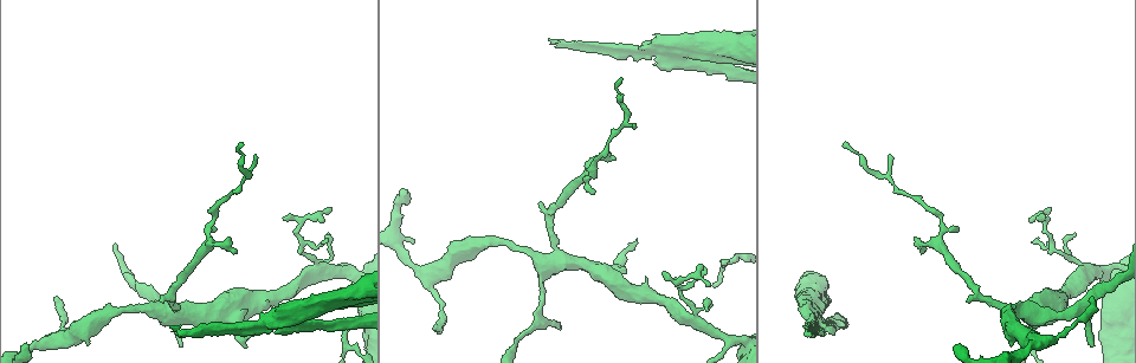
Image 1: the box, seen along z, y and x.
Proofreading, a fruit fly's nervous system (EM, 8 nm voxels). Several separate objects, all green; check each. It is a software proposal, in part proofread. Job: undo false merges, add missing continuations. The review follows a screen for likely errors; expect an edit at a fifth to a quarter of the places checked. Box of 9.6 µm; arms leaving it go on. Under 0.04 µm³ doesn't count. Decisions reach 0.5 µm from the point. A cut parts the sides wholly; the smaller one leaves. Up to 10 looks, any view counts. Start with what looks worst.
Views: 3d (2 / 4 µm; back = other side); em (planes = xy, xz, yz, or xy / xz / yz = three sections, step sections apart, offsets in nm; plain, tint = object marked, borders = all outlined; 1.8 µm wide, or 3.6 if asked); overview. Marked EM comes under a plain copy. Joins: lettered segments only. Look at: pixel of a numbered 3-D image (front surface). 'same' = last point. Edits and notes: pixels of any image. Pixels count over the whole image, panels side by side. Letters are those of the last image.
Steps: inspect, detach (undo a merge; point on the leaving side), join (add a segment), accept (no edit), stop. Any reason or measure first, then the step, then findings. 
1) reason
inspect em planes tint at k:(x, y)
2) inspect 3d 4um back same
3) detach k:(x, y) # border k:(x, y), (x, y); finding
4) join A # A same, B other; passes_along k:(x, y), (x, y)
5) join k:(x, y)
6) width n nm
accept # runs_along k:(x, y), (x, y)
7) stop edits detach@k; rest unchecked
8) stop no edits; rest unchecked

inspect em planes tint at 1:(1027, 313)

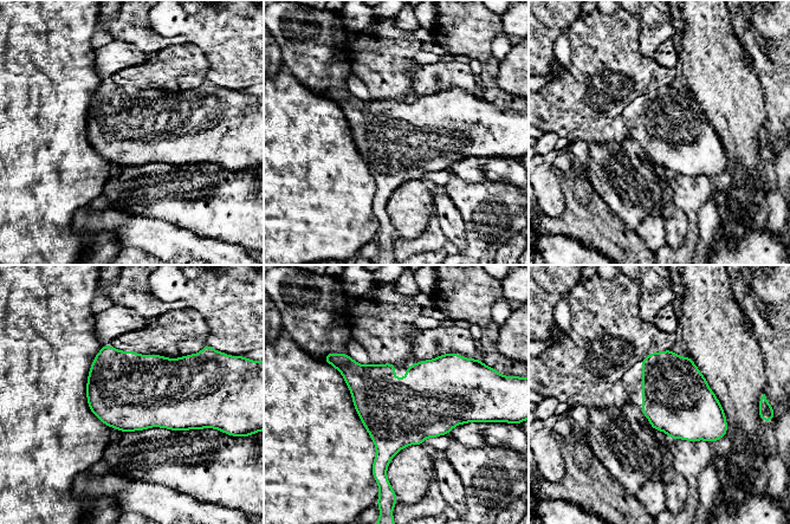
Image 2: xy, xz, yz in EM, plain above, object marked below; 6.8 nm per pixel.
see the neighbours
inspect em planes borders same

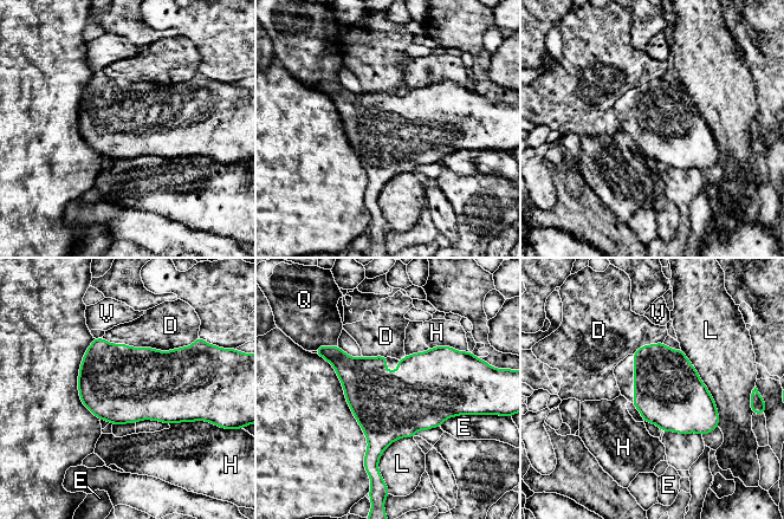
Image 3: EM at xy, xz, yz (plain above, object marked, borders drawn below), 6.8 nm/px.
accept # D other, E other, H other, L other, Q other, V other; border 3:(429, 348), (452, 346), (460, 351); one neuron here

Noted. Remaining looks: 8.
thin end
inspect em planes borders at 1:(637, 239)

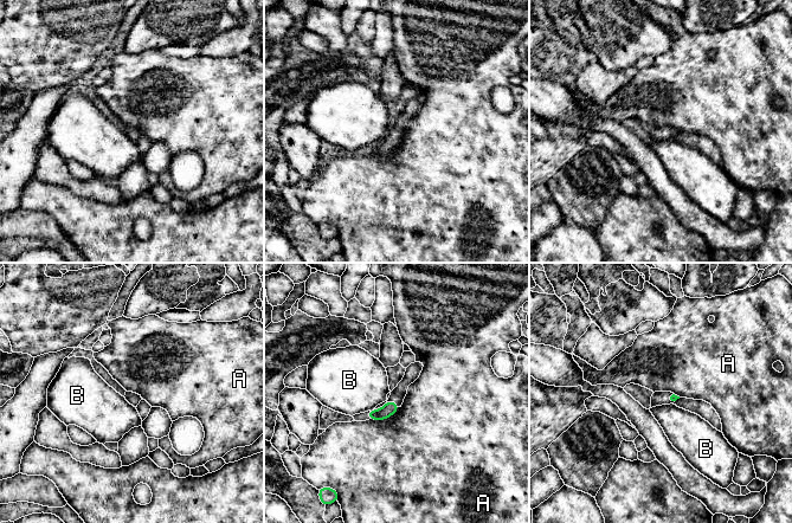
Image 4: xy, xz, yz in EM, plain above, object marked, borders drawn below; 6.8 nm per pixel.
accept # A other, B other; border 4:(399, 407), (384, 419), (369, 419); none of them fits

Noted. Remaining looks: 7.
branch stops here
inspect 3d 2um at 1:(217, 230)

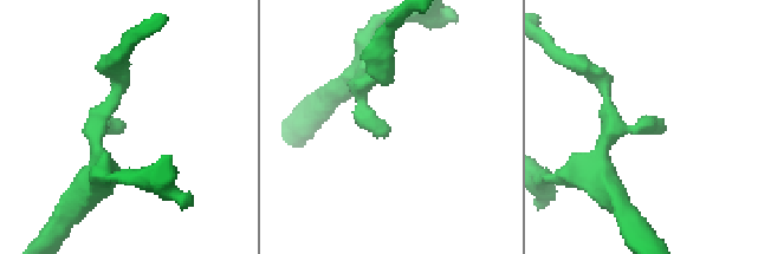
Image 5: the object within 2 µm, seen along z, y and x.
inspect em yz step 4 borders at 5:(118, 129)

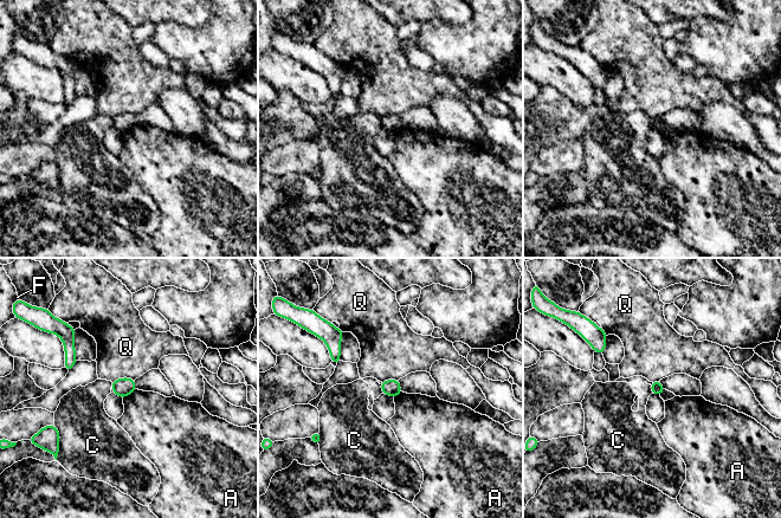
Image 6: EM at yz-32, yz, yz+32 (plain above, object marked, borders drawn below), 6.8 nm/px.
inspect em planes borders same

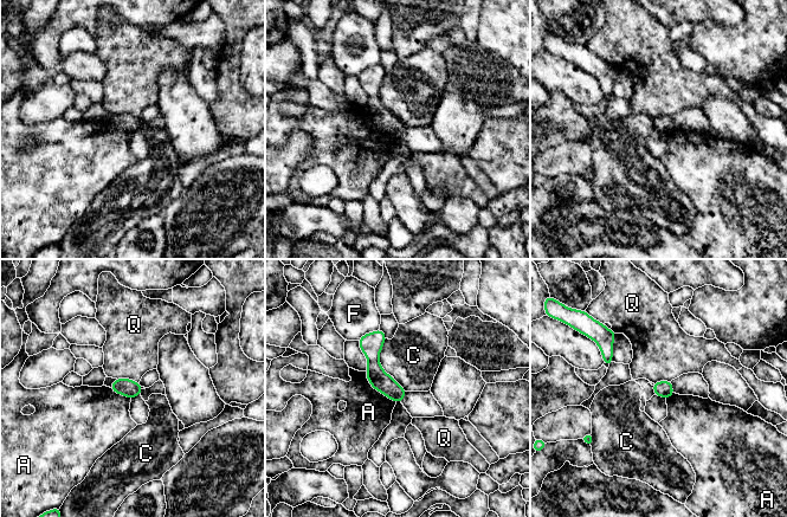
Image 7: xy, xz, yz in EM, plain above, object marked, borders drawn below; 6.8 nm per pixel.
longest_contact A 300 nm
accept # A other, C other, F other, Q other; no lettered segment goes on from it

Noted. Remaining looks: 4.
inspect 3d 4um back at 1:(727, 338)

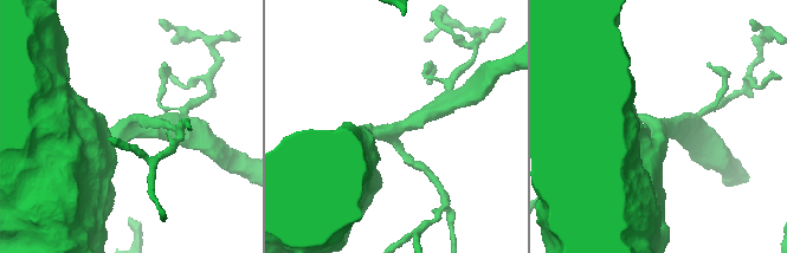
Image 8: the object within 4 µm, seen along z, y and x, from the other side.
inspect em planes borders at 8:(125, 130)

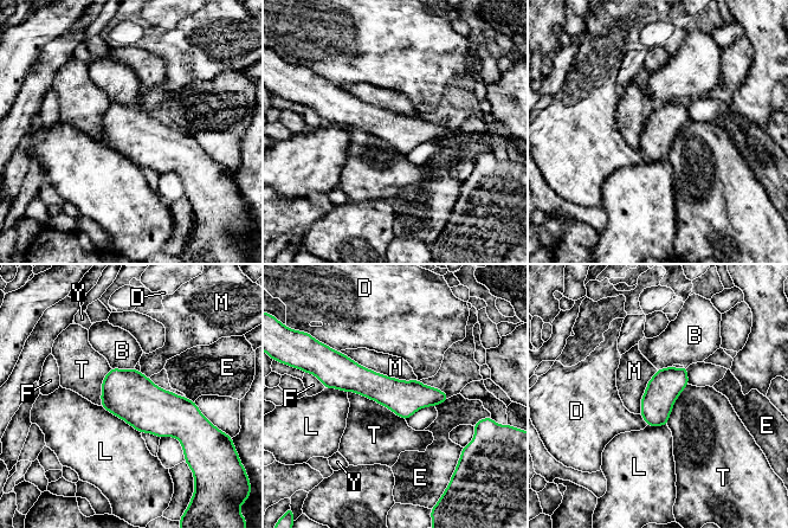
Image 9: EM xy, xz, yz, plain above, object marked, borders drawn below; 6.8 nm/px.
accept # B other, D other, E other, F other, L other, M other, T other, Y other; runs_along 9:(327, 379), (444, 398); continuous, no second neuron

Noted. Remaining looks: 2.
stop no edits; rest unchecked

